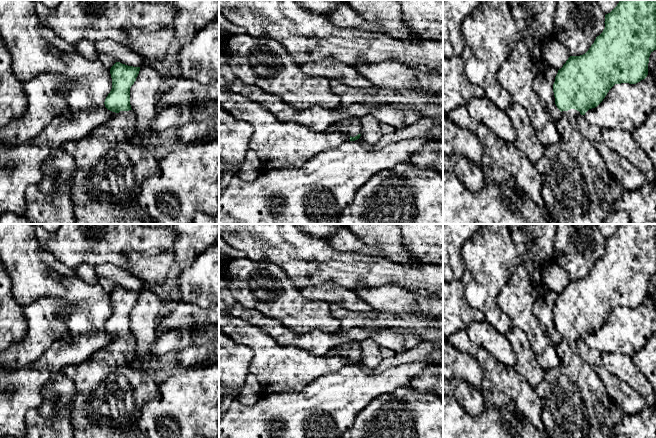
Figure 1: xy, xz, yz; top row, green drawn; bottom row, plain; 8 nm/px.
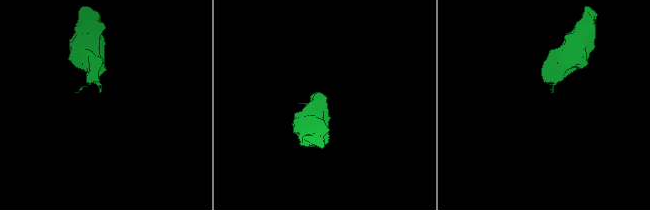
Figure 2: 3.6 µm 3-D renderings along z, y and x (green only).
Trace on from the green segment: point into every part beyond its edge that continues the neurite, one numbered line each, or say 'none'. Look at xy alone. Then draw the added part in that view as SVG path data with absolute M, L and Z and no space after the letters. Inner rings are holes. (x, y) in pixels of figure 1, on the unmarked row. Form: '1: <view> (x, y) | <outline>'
1: xy (110, 393) | M132 334L120 335L111 344L97 350L94 354L80 363L64 366L61 372L70 378L75 384L75 399L71 403L70 418L72 423L74 438L145 438L138 428L138 420L140 418L140 411L143 405L151 401L157 394L158 385L153 380L152 374L148 370L136 370L131 366L131 362L135 357L136 339Z

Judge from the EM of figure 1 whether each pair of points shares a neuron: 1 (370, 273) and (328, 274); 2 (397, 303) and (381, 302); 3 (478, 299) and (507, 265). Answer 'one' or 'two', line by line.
1: one
2: one
3: one

